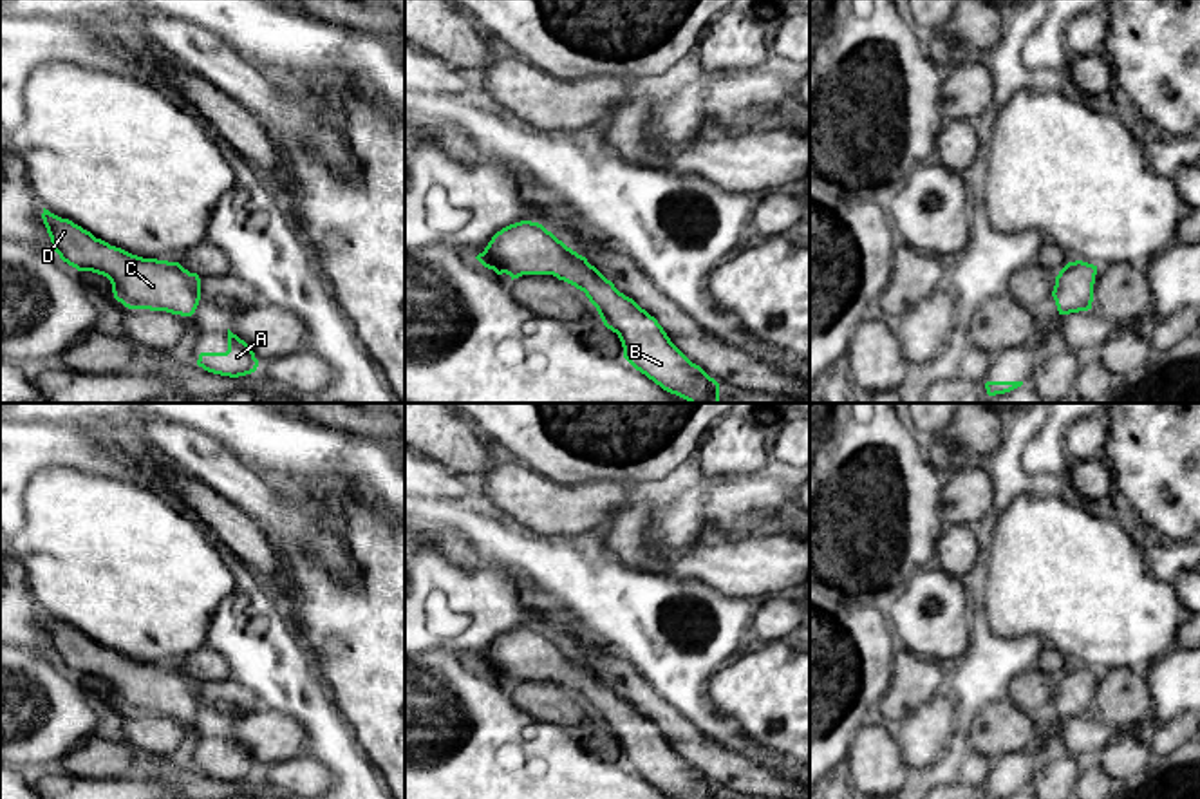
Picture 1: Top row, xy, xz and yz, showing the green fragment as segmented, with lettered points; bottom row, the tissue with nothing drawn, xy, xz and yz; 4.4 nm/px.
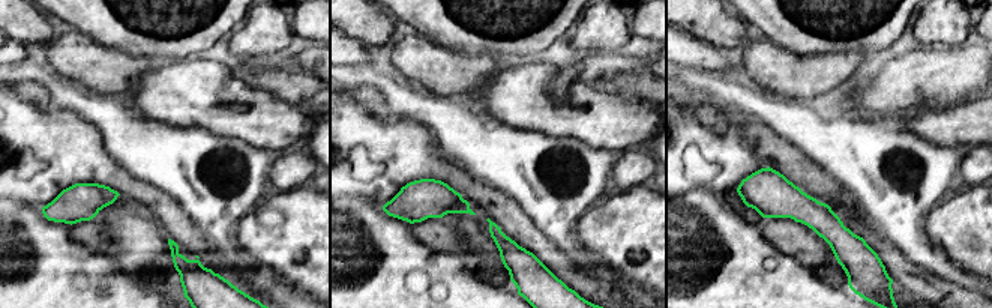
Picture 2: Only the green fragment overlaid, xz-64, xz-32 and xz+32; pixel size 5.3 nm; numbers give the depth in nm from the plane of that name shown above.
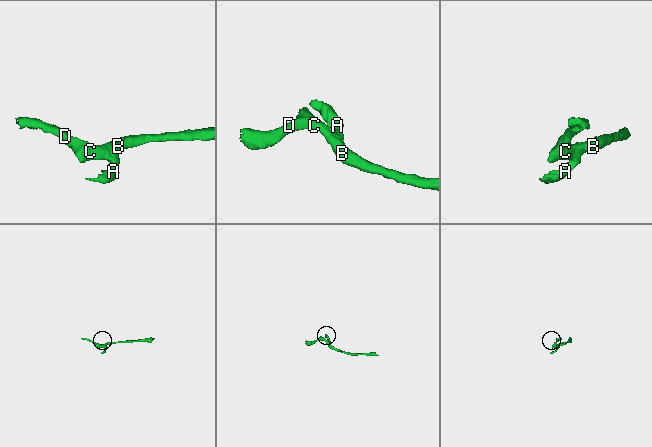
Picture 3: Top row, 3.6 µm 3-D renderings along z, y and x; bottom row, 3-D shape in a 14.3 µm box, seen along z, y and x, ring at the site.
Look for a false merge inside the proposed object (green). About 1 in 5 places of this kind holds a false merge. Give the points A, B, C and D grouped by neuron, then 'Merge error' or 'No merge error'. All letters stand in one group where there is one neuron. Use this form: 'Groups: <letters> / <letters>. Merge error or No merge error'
Groups: A B C D. No merge error

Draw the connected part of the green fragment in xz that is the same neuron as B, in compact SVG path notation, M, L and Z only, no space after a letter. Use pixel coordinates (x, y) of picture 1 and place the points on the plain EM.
M520 625L502 633L475 663L511 685L553 680L575 691L596 712L604 730L618 739L623 763L636 776L670 799L719 799L719 788L670 747L654 721L542 629Z

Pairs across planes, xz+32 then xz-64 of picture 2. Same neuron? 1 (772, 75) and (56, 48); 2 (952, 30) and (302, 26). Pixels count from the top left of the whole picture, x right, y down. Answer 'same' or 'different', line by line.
1: same
2: different

